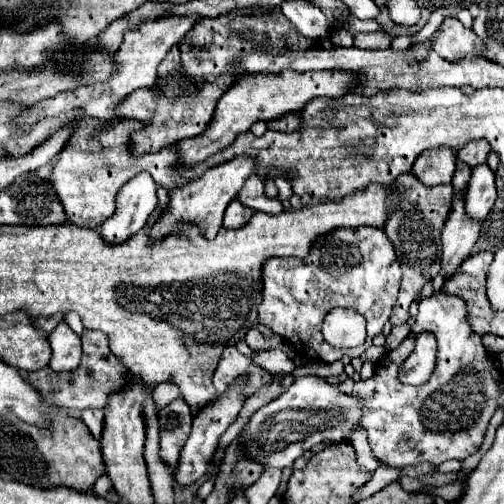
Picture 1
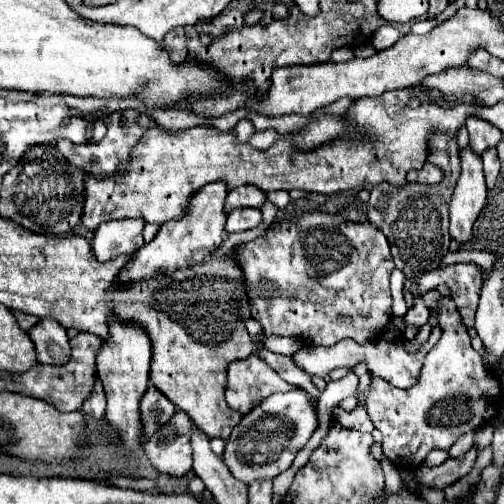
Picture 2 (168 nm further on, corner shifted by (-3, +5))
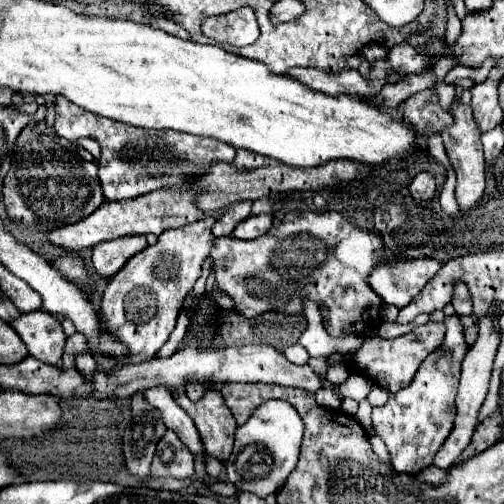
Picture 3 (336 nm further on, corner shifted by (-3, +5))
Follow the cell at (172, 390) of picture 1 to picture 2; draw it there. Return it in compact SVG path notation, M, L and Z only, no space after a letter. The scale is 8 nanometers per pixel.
M150 386L140 402L140 412L144 422L144 432L146 432L144 438L150 438L150 434L154 434L164 422L172 418L176 406L164 394L160 394L160 390Z

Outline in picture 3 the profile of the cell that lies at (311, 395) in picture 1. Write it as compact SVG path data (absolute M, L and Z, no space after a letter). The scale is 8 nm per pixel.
M284 400L264 402L260 408L254 410L248 422L244 426L238 426L236 430L234 450L226 464L228 480L236 486L238 492L252 492L260 498L278 492L298 462L302 434L304 422L302 418L298 418L296 410L288 406L288 402Z

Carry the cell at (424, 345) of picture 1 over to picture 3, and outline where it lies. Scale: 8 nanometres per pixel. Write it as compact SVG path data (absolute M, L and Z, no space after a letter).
M428 322L424 326L418 326L414 328L412 332L404 334L404 336L398 336L394 340L384 340L384 338L370 338L364 342L364 346L352 354L352 356L340 356L340 354L334 354L332 360L344 360L360 372L364 376L368 376L376 386L388 390L388 392L398 392L402 388L406 388L414 374L418 372L420 364L426 360L428 354L432 354L434 350L438 350L444 342L444 334L446 334L446 326L440 322Z

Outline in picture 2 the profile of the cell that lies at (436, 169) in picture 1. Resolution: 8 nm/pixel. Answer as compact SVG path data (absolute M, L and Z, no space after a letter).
M426 162L422 170L410 170L408 172L408 180L420 182L420 184L438 184L438 182L442 182L442 178L444 178L444 172L430 162Z

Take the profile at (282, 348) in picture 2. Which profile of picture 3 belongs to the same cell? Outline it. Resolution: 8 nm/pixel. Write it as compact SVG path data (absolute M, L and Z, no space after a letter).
M296 344L296 346L290 346L288 350L284 350L284 356L292 362L292 364L298 364L298 366L304 366L304 364L308 364L308 360L310 360L310 356L308 356L308 352L306 352L306 348L302 348L300 344Z

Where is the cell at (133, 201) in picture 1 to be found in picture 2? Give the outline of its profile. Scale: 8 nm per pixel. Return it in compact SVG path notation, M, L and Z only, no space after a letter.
M142 218L102 222L96 228L94 240L92 240L94 256L98 260L106 262L118 254L132 254L134 250L138 250L144 244L142 228L144 228Z

